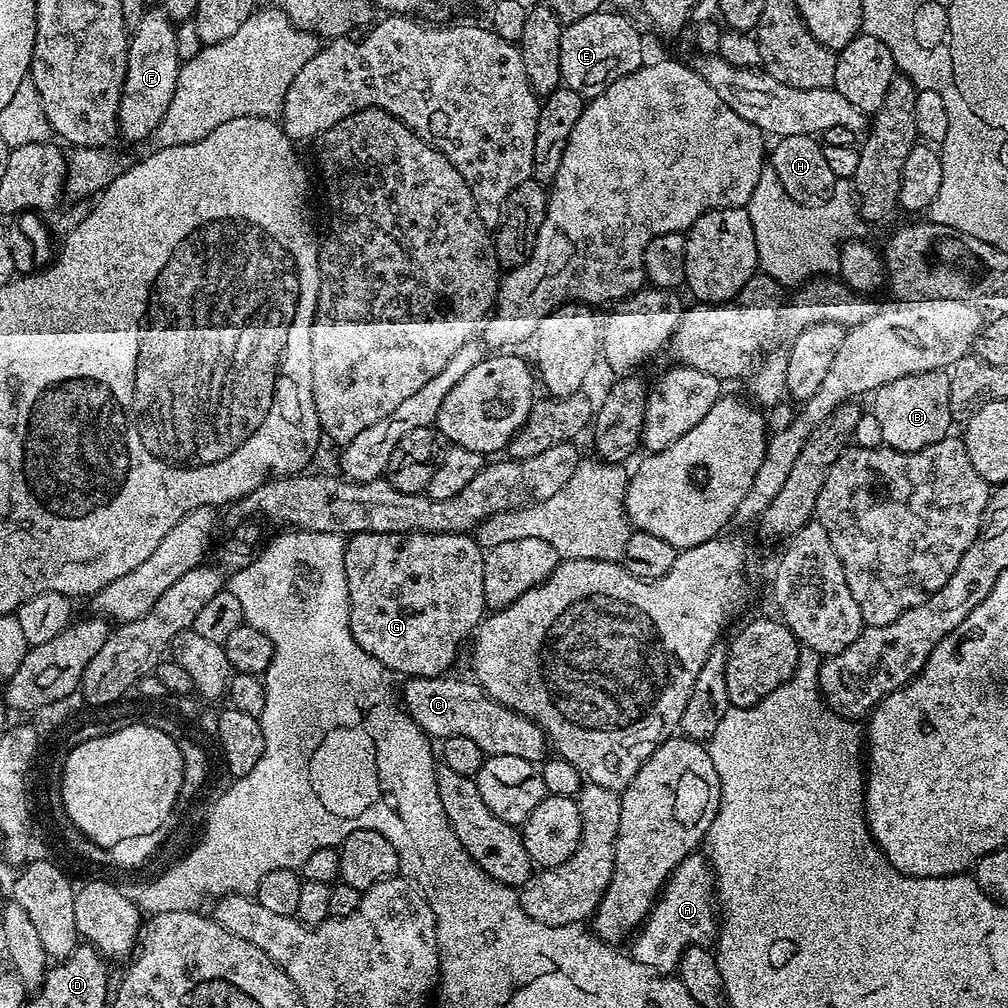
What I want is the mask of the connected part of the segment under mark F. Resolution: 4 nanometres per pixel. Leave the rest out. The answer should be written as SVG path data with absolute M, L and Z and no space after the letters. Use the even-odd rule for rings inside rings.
M156 8L145 10L140 23L128 36L124 85L120 87L120 101L116 106L119 135L121 132L128 140L144 140L147 136L149 139L155 133L170 106L170 98L174 98L176 79L180 77L182 55L176 49L177 25L167 12Z

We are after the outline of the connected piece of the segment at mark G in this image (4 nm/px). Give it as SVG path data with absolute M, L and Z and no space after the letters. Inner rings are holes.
M358 533L345 543L345 572L348 587L348 617L354 638L360 646L378 662L387 666L388 671L401 677L443 676L456 660L456 651L460 643L477 629L486 614L484 602L484 554L485 549L476 543L471 535L461 533Z

